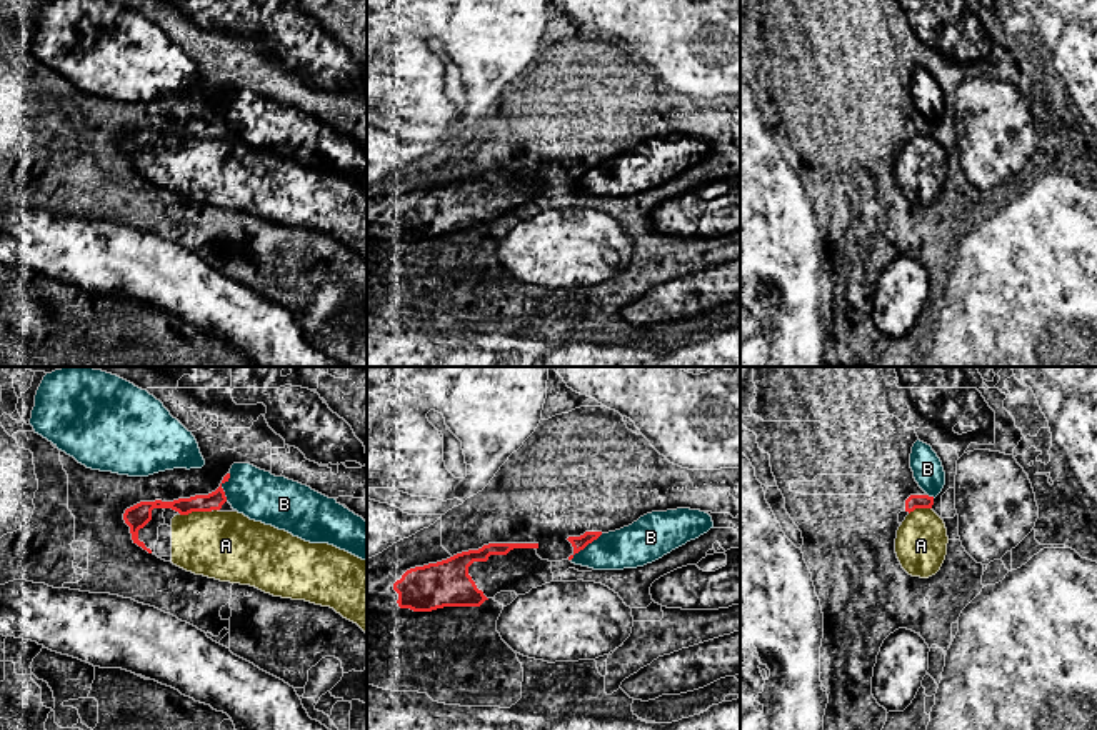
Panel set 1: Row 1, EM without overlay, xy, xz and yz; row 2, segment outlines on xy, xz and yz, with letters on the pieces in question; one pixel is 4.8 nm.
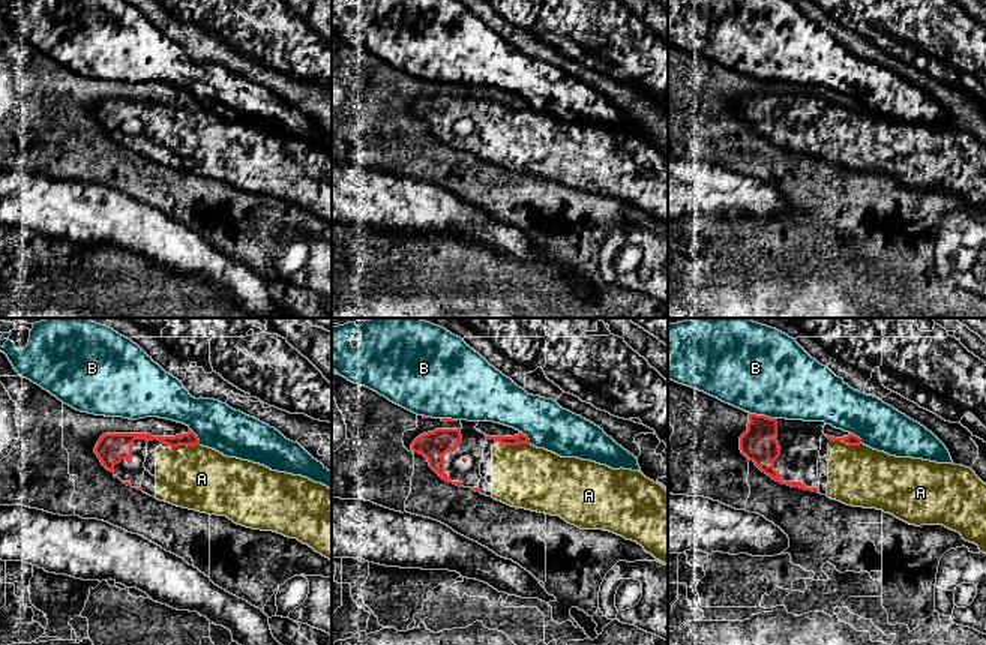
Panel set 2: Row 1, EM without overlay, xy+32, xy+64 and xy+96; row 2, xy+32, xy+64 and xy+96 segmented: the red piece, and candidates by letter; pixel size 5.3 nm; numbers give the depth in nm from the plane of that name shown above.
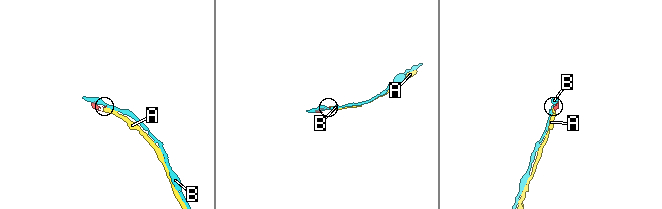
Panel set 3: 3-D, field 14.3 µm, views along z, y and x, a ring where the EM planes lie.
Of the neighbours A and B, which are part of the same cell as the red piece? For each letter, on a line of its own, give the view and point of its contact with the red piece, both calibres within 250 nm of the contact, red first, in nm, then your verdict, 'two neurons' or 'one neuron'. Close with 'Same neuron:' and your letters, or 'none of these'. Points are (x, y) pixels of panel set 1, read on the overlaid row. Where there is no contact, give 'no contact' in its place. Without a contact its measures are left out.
A: contact xy (195, 510); calibres 90 and 340 nm; one neuron
B: contact xz (586, 545); calibres 70 and 200 nm; two neurons
Same neuron: A

